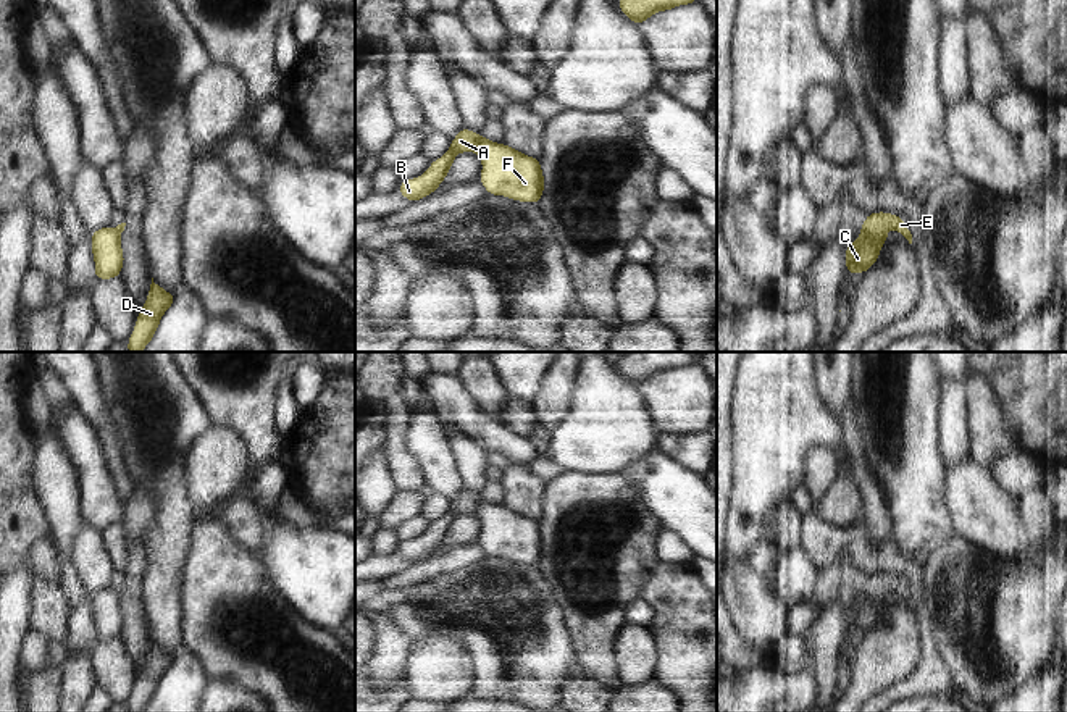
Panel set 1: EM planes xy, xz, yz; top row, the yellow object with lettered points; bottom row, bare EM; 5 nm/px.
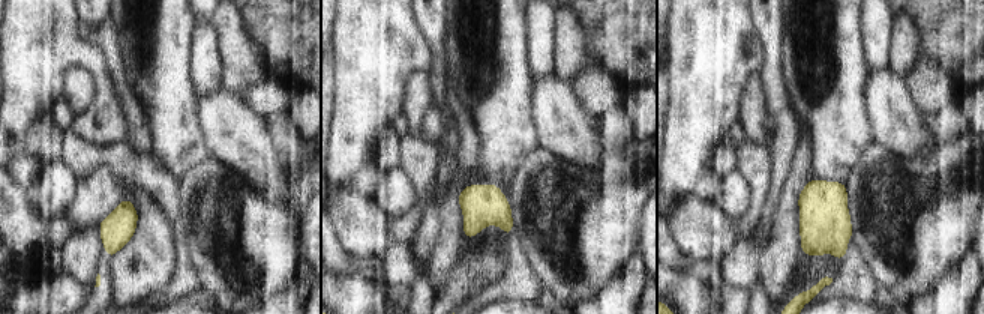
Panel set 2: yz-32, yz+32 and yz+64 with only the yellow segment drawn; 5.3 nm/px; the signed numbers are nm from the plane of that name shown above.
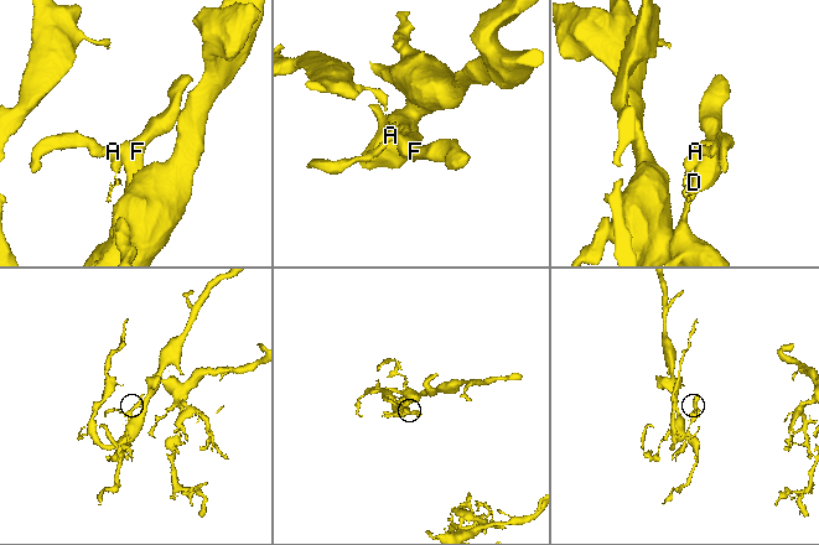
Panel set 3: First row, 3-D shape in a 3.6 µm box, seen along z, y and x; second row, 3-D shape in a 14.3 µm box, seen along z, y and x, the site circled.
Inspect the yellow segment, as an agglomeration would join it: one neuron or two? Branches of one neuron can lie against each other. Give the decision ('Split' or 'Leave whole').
Split

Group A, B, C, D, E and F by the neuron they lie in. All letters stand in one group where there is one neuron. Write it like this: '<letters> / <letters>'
A B C / D E F

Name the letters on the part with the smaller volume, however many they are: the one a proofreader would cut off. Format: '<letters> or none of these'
A, B, C

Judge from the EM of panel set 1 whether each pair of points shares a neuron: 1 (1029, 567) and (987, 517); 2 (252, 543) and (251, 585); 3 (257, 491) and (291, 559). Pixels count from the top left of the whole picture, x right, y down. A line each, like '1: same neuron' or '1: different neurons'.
1: same neuron
2: different neurons
3: same neuron

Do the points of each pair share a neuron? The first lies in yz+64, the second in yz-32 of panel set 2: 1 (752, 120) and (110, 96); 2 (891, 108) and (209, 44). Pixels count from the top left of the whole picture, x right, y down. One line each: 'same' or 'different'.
1: different
2: different

